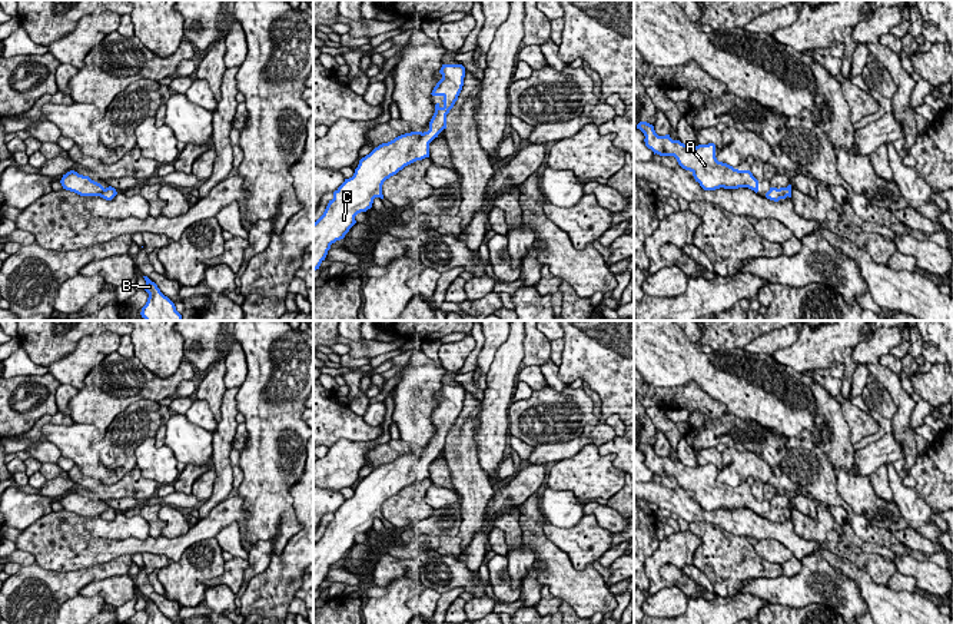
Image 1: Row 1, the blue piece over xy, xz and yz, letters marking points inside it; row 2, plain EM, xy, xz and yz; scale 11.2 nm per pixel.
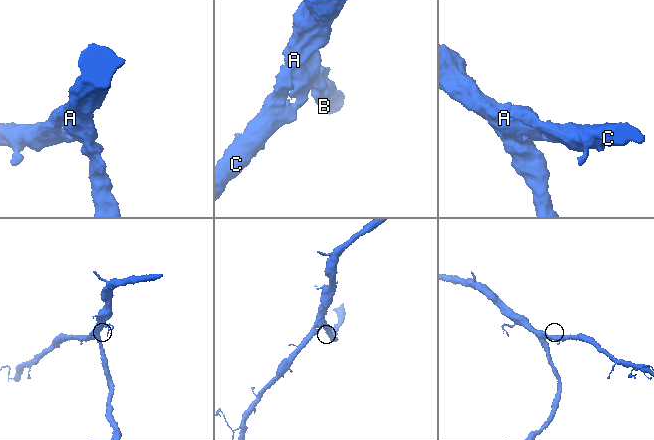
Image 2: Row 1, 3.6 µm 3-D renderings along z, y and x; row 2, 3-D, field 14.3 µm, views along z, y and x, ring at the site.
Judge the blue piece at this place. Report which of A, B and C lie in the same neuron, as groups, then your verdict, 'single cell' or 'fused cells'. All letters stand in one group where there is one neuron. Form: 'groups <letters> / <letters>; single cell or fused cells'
groups A B C; single cell

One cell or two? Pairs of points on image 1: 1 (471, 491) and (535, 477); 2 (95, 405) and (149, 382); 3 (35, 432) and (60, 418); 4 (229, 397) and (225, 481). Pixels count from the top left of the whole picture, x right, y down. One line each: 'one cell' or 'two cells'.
1: two cells
2: one cell
3: one cell
4: one cell

